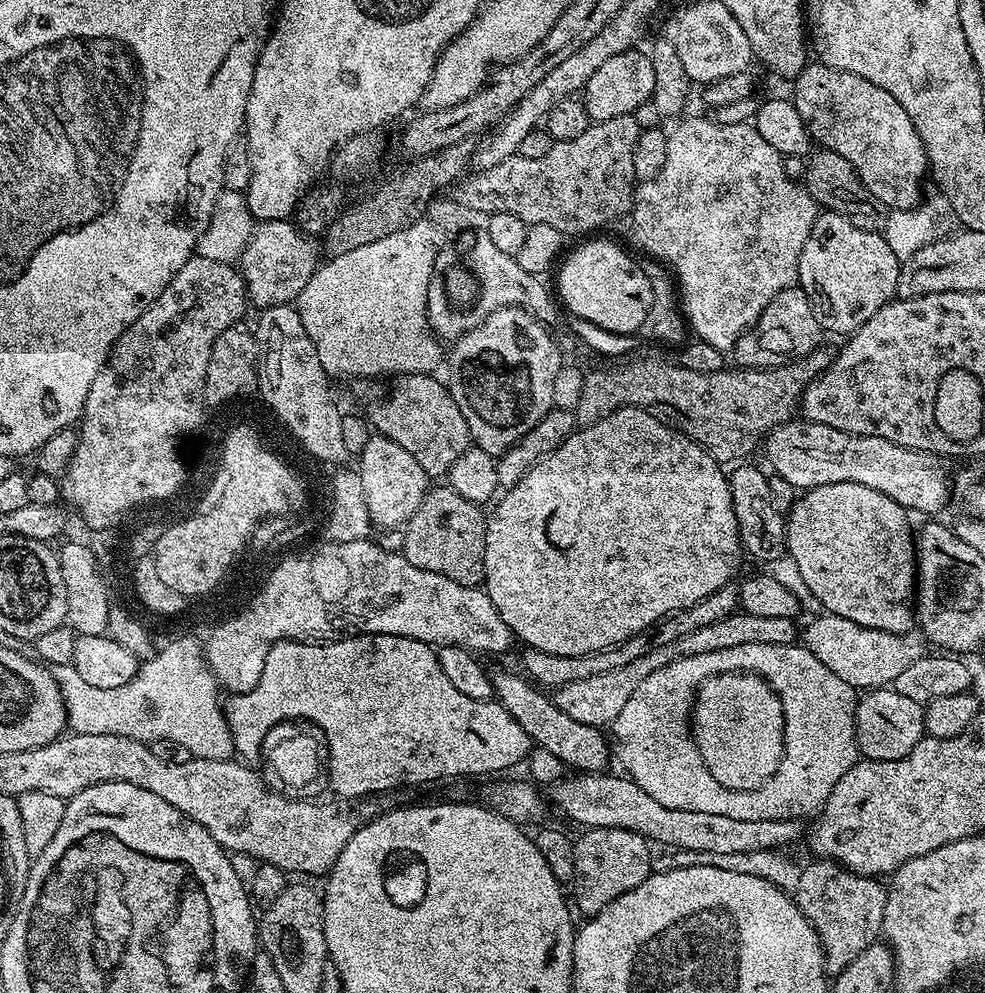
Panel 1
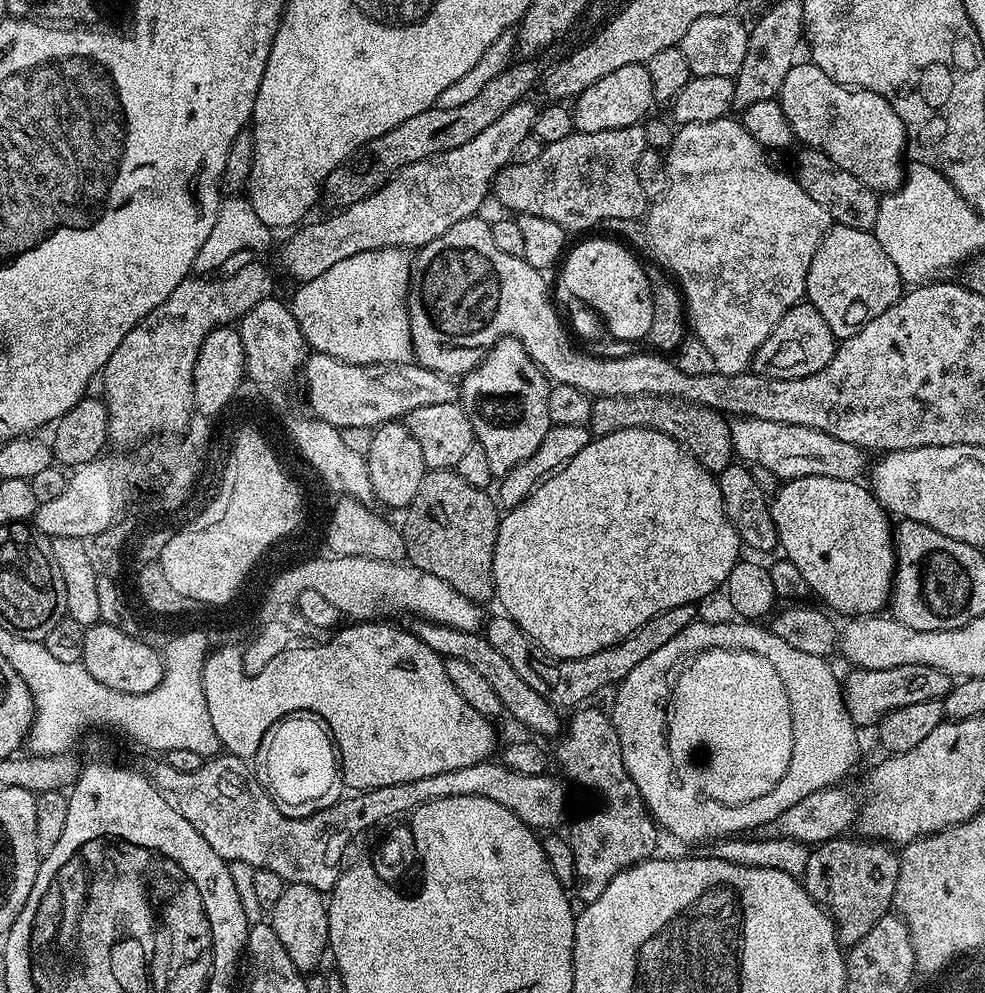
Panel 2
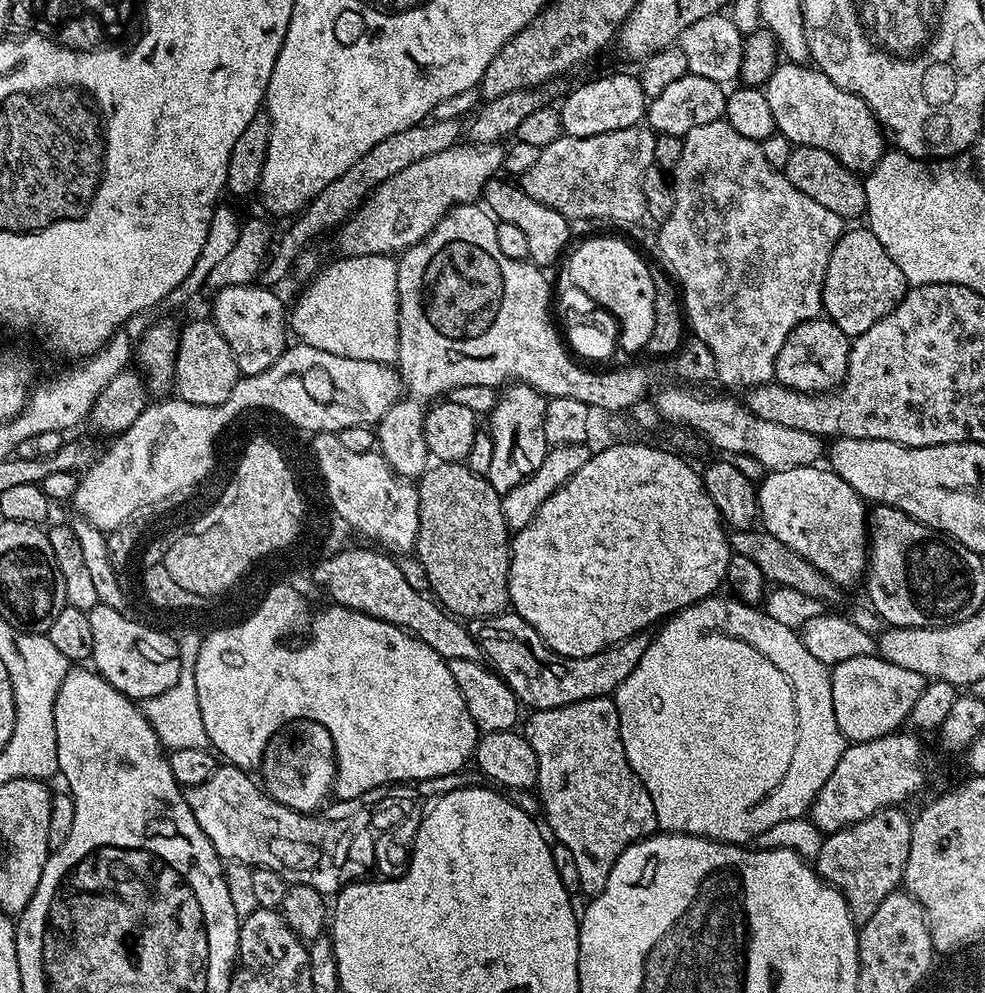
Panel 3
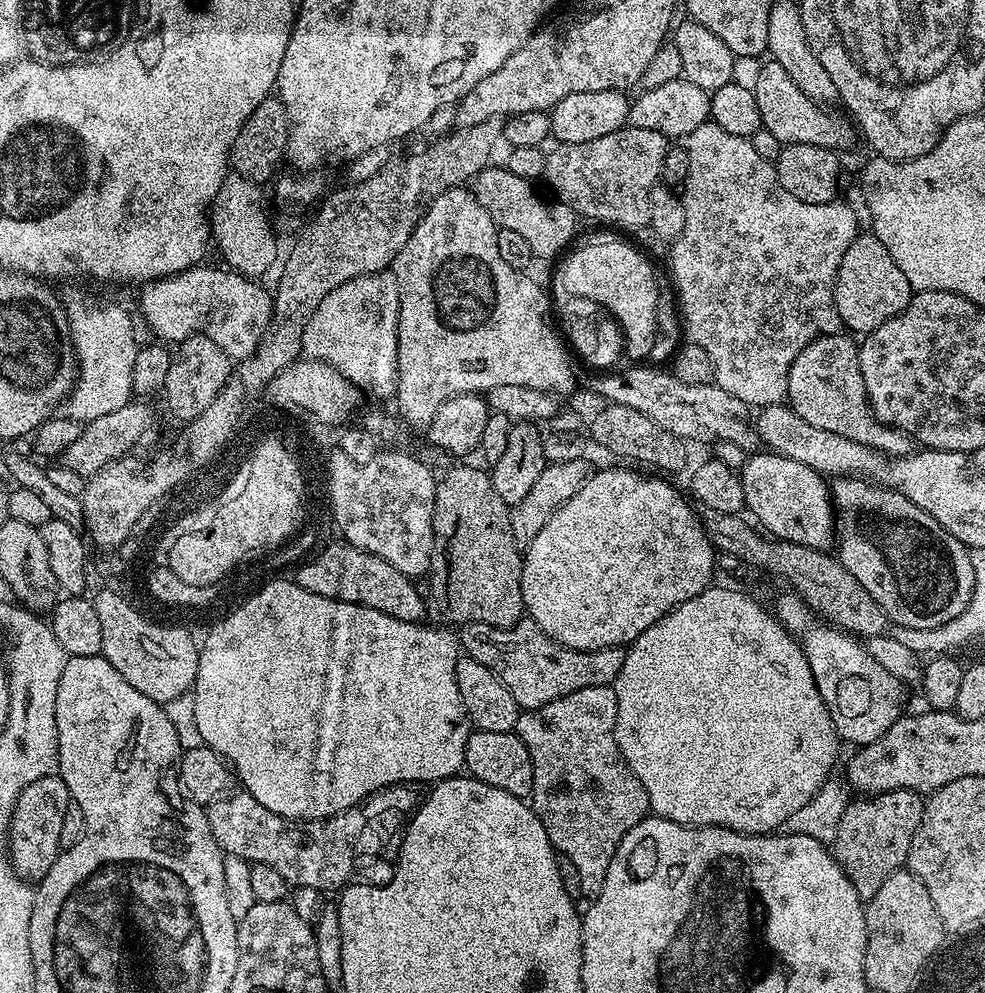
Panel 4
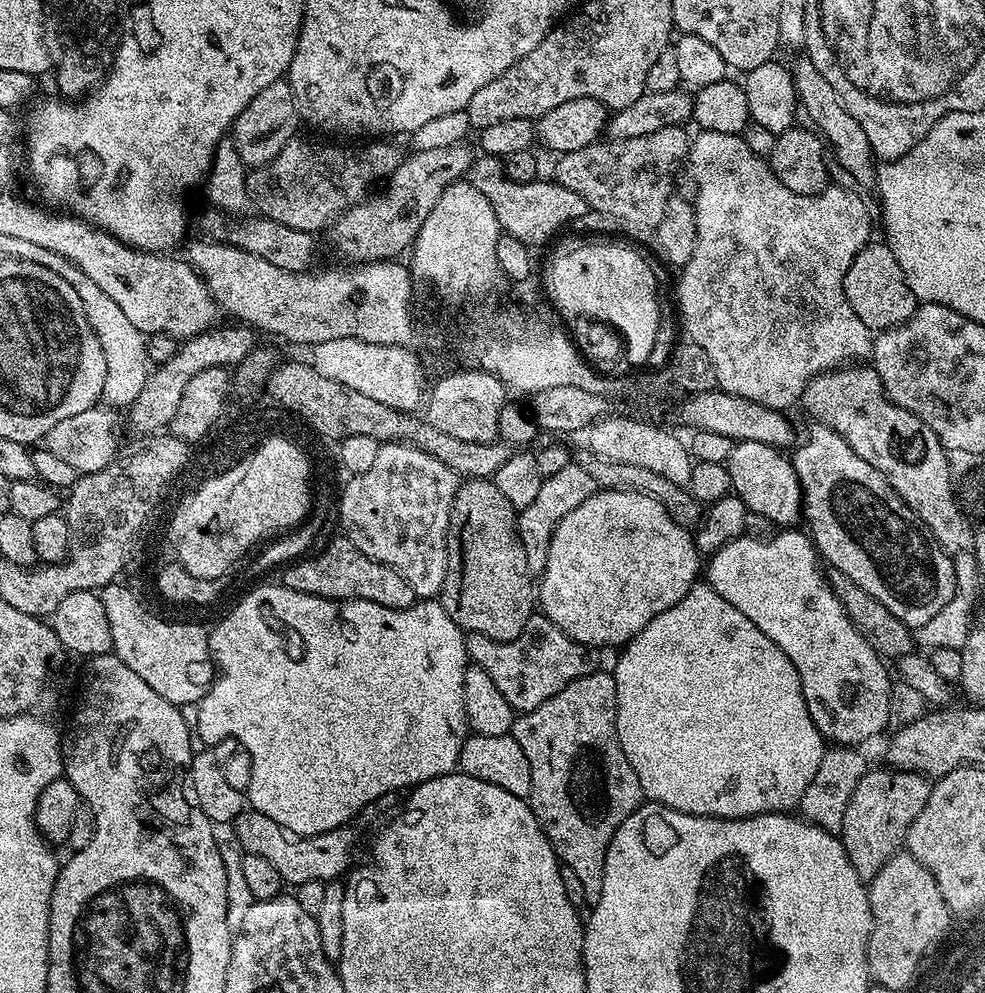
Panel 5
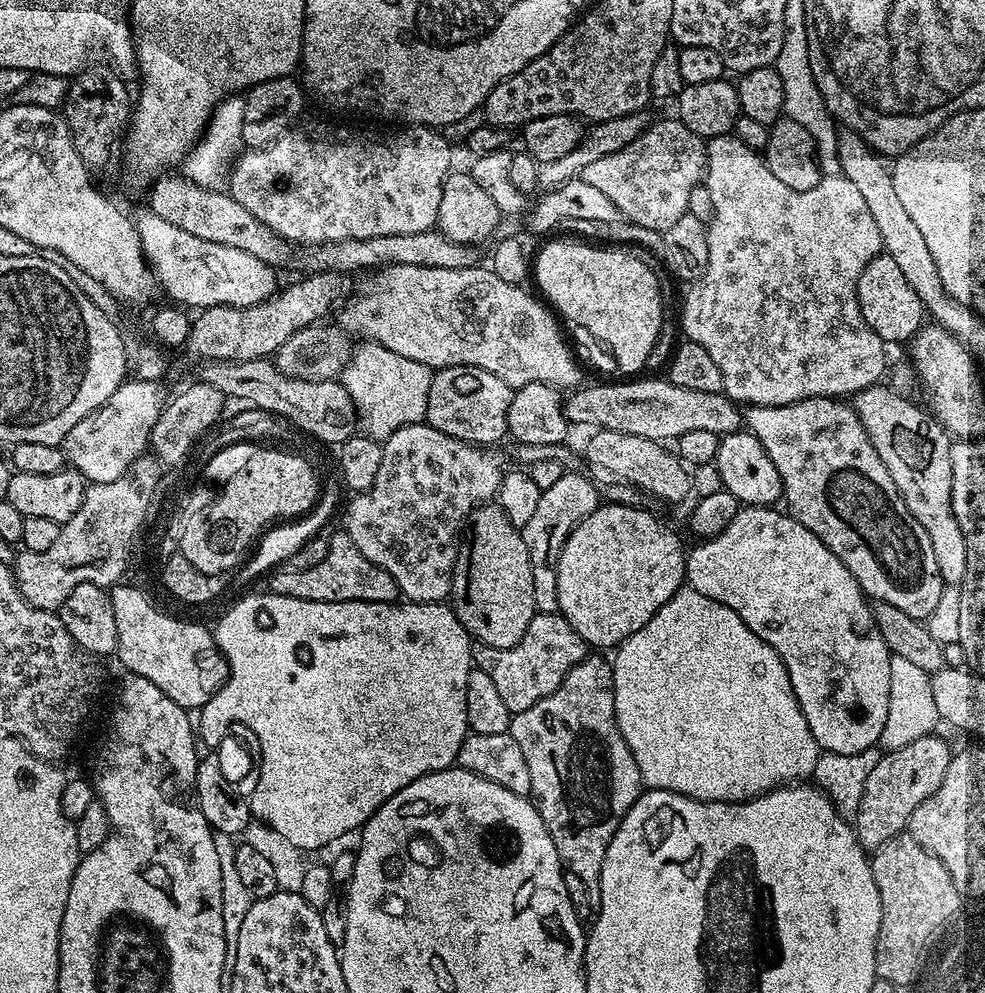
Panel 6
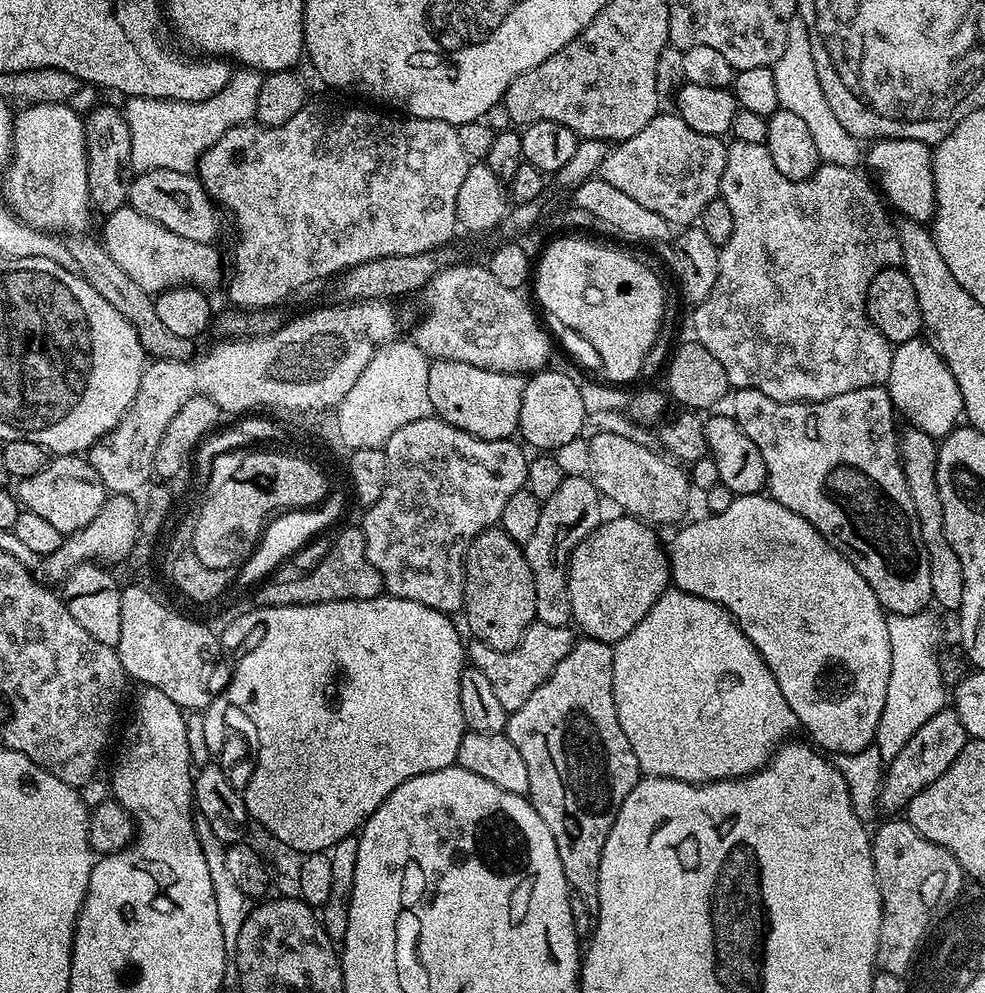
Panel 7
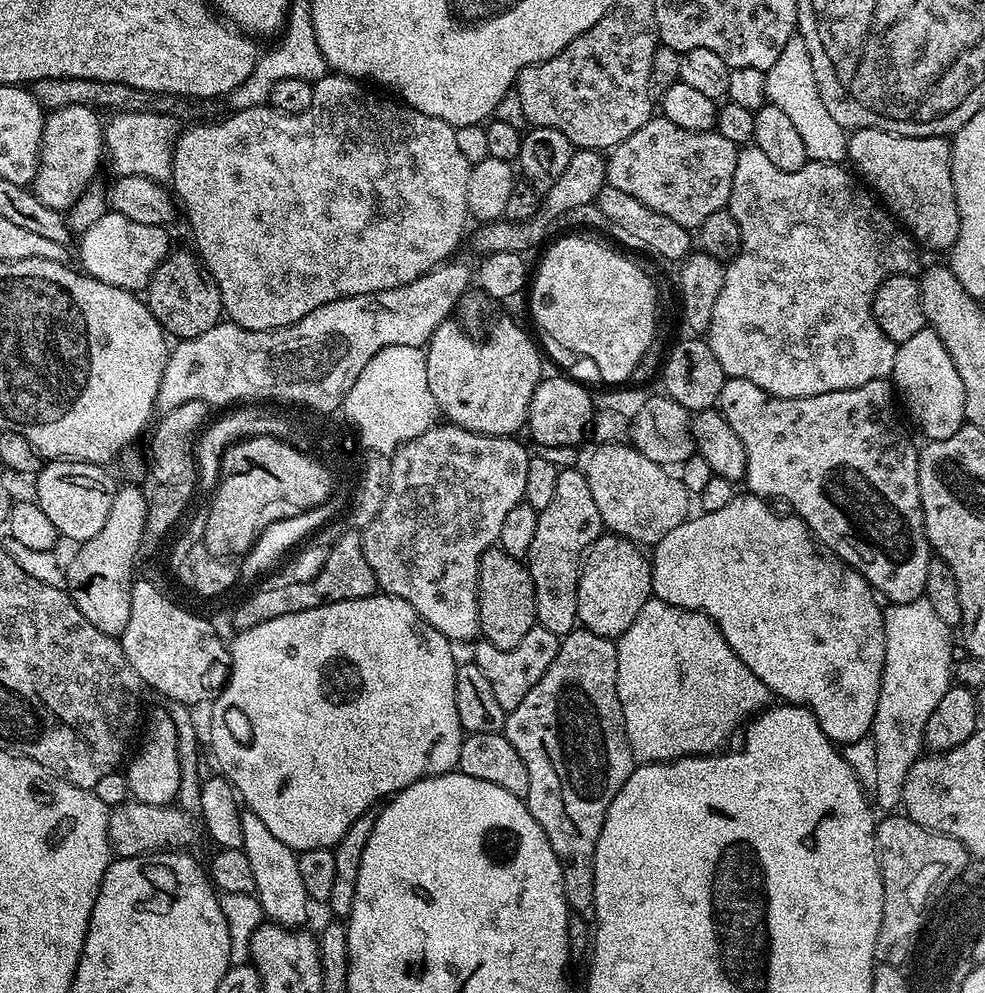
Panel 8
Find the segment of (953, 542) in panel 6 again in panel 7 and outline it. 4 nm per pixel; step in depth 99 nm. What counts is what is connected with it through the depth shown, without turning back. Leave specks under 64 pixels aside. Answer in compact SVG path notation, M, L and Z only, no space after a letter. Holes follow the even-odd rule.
M908 426L902 432L900 462L904 470L904 481L914 506L916 525L920 531L922 542L926 546L926 558L930 562L930 590L935 607L945 608L955 613L962 606L962 562L958 562L958 554L954 554L954 546L944 533L942 522L942 500L938 498L936 485L936 449L937 441L922 430Z

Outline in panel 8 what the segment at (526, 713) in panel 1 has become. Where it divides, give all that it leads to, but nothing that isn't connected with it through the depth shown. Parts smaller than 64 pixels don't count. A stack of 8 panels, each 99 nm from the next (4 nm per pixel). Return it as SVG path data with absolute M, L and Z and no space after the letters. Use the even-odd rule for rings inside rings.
M349 531L344 539L339 538L339 543L334 543L331 549L331 559L320 571L315 582L296 584L288 586L288 600L284 598L284 608L239 608L237 612L231 613L233 629L243 630L250 626L258 626L258 622L270 622L270 618L282 618L282 614L298 614L298 610L314 610L323 604L333 604L343 600L354 598L366 598L375 596L378 585L374 578L374 570L370 570L370 562L364 557L364 545L359 531ZM288 602L288 606L286 606Z

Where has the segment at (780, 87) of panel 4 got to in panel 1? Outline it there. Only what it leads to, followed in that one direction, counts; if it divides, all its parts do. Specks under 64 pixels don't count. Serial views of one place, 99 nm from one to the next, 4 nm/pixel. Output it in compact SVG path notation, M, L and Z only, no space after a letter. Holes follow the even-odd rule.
M819 62L809 63L799 76L795 77L796 96L794 103L798 114L802 114L802 122L808 124L808 132L820 148L829 148L834 154L842 154L850 166L858 174L860 181L884 204L888 210L906 210L915 208L922 199L920 183L928 172L928 155L922 146L922 138L914 130L914 122L910 122L910 114L902 110L902 102L894 98L882 86L874 86L874 82L866 82L858 74L843 72L837 68L827 68Z

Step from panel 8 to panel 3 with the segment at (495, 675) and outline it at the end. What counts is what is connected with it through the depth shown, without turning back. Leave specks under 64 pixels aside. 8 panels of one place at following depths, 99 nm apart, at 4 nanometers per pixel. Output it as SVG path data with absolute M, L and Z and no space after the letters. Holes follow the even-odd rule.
M505 610L498 616L479 621L474 635L480 641L483 659L492 671L510 686L521 705L528 707L529 704L532 710L570 706L586 698L612 696L618 686L630 678L630 670L638 665L650 641L649 633L643 631L586 658L559 656L544 645L538 630L514 610Z

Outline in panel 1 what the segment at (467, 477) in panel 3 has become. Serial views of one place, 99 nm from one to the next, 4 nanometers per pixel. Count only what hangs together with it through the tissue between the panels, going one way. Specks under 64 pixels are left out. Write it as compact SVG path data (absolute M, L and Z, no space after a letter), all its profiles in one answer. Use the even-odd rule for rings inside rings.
M447 486L429 487L418 510L414 510L407 524L403 525L404 547L402 554L410 566L430 570L458 582L462 586L480 586L484 582L484 555L488 521L485 509L479 504L462 498Z

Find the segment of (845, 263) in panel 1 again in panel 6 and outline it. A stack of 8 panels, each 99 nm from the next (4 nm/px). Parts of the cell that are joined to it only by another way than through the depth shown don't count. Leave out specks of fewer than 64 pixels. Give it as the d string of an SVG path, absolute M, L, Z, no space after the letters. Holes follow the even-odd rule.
M887 254L875 256L866 266L866 270L862 270L858 278L856 297L862 310L862 318L866 318L870 330L874 330L874 334L878 334L885 345L900 344L903 340L904 343L911 341L925 323L924 303L920 301L918 294L914 294L910 282L906 282L906 274L902 274L898 262L894 262L894 258Z

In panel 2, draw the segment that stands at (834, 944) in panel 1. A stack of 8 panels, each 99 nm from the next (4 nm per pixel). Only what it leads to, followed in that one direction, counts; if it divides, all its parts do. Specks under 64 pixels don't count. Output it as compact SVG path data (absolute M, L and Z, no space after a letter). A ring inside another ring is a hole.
M837 838L815 845L809 851L802 877L804 889L836 924L841 945L856 944L883 916L893 911L898 886L900 856L889 845L867 838Z

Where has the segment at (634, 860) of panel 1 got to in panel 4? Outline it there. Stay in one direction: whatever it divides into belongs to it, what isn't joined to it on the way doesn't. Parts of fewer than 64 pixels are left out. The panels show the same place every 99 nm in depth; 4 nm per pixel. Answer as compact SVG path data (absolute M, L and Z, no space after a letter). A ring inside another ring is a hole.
M586 686L586 690L574 690L574 694L566 694L566 698L558 698L541 708L521 711L514 729L526 750L530 750L530 762L534 766L530 807L542 822L552 847L559 855L574 862L578 870L580 896L588 902L602 894L606 870L610 870L610 862L624 835L650 814L646 786L638 782L634 770L630 770L626 758L622 758L622 750L618 750L618 742L614 738L617 718L615 687Z

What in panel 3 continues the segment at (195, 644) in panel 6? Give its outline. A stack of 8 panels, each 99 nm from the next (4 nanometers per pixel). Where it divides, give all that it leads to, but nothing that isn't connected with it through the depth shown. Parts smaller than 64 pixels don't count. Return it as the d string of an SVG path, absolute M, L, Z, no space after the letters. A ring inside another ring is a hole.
M96 604L88 611L94 637L91 667L99 672L114 690L131 700L143 702L170 690L180 673L180 645L177 637L167 636L148 624L139 624L127 612Z

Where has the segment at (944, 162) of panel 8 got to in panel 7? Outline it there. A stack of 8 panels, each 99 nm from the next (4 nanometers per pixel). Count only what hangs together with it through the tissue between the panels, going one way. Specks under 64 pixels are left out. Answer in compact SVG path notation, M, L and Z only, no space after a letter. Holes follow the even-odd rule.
M878 140L867 149L866 164L868 168L876 175L875 183L880 183L879 191L886 197L887 203L897 208L901 217L915 220L917 224L927 225L931 221L936 210L936 187L934 186L934 174L932 173L932 154L933 149L927 144L917 140Z

